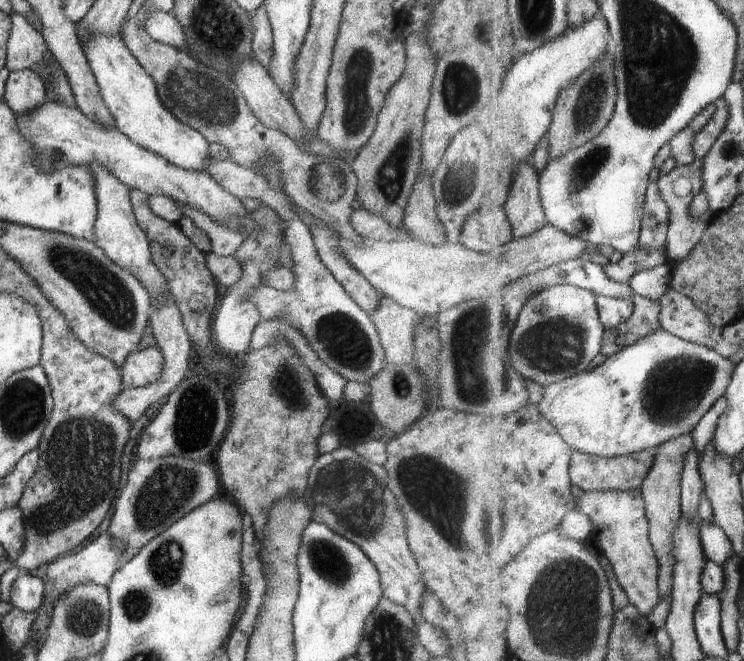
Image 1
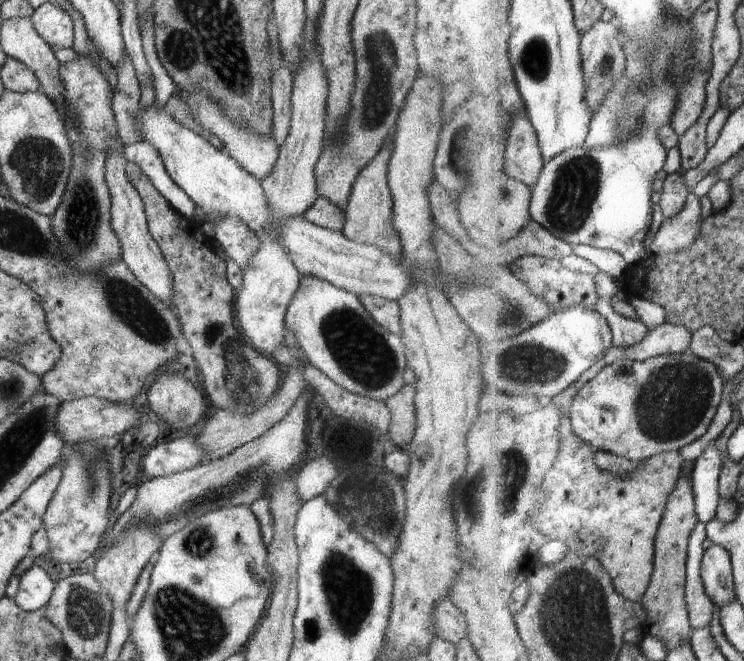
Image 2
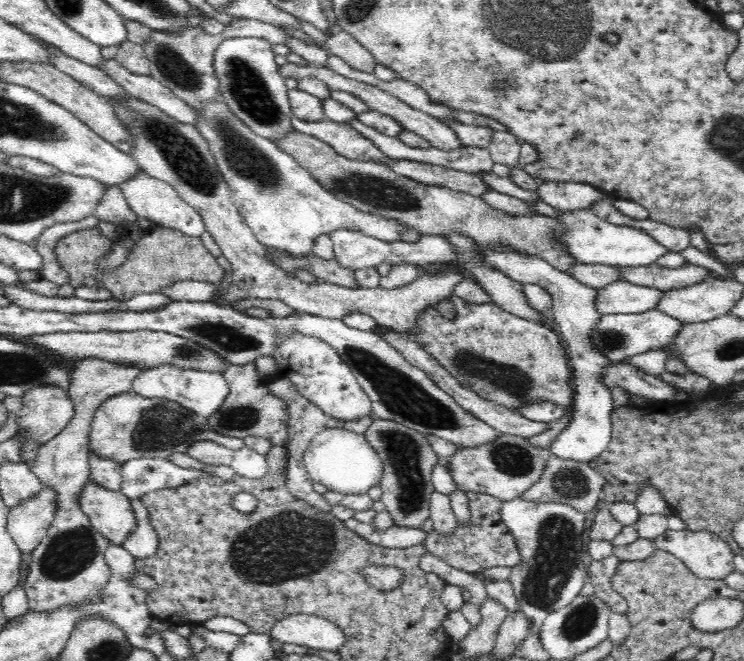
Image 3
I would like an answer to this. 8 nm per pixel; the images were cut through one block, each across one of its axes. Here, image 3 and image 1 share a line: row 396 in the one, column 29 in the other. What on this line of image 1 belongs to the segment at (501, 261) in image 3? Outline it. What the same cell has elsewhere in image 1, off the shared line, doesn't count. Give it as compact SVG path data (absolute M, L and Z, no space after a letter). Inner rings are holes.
M30 573L20 575L10 589L10 602L23 611L37 611L45 602L45 583Z

